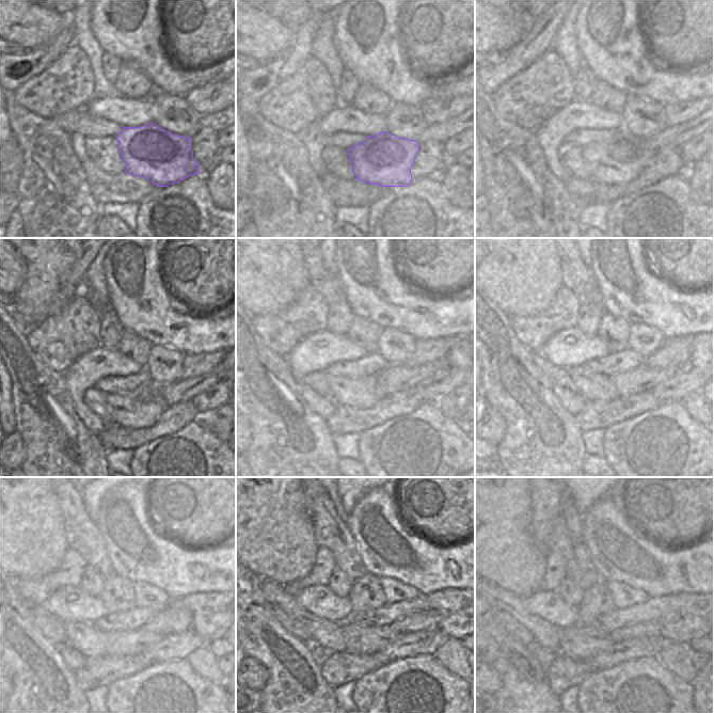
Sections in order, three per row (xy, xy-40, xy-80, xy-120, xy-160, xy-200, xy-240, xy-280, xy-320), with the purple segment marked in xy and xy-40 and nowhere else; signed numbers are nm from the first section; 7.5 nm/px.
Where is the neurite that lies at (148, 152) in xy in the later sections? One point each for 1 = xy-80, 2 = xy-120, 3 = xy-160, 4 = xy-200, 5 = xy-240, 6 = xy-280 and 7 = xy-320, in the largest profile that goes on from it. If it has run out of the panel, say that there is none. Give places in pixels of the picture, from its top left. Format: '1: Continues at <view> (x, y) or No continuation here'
1: Continues at xy-80 (618, 160)
2: Continues at xy-120 (141, 408)
3: Continues at xy-160 (358, 408)
4: Continues at xy-200 (561, 397)
5: Continues at xy-240 (91, 642)
6: Continues at xy-280 (329, 635)
7: Continues at xy-320 (548, 634).

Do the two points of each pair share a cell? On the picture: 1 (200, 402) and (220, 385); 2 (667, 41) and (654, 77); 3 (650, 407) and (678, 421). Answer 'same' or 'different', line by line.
1: same
2: different
3: different

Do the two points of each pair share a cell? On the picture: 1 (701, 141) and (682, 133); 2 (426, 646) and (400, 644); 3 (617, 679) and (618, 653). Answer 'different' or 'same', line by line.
1: different
2: same
3: different

